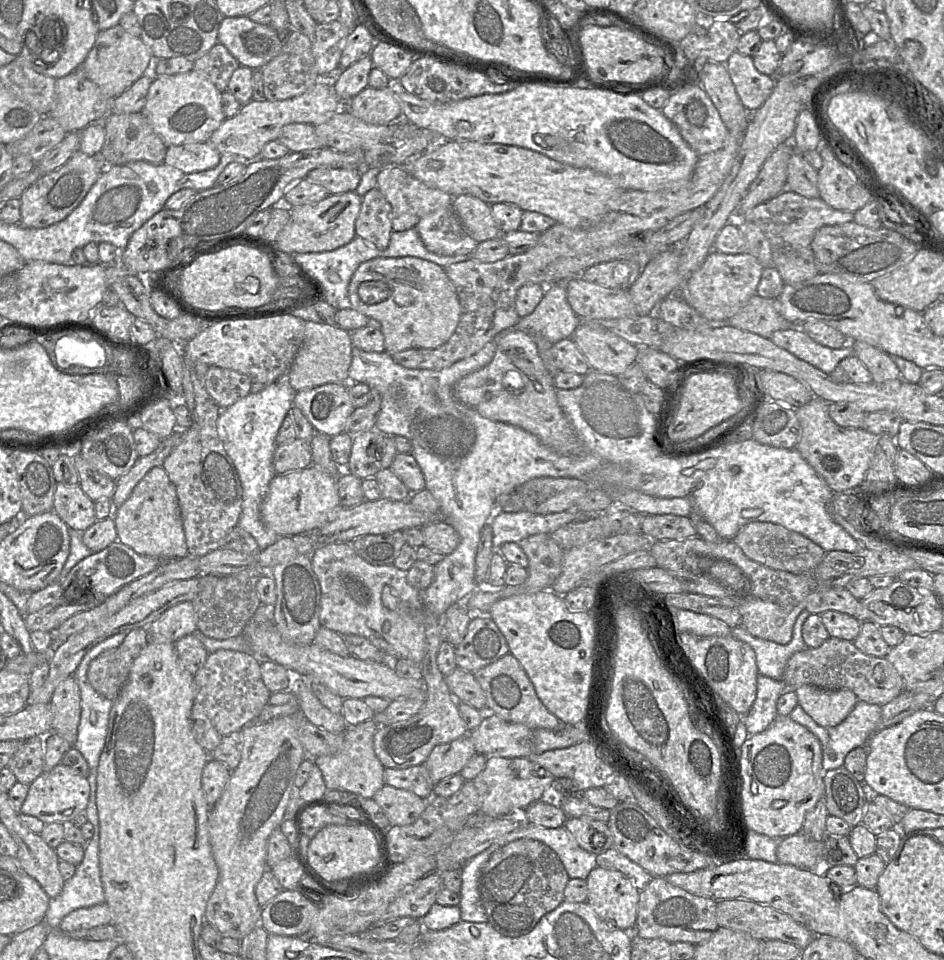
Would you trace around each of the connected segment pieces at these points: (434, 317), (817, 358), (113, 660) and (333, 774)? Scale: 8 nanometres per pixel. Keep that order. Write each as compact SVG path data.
M417 257L374 258L354 272L348 287L349 306L380 322L385 351L434 349L454 333L461 314L456 289L445 268Z
M793 326L778 330L771 335L770 340L828 375L834 371L841 360L854 355L852 343L849 342L839 349L832 349L814 341L800 327Z
M146 627L136 628L127 632L120 646L104 651L93 659L87 671L93 689L114 702L128 679L133 661L147 643Z
M368 720L355 726L347 726L343 732L344 743L341 750L333 755L323 755L314 758L323 775L327 789L349 791L365 798L373 798L385 785L383 774L385 767L374 751L373 738L378 723Z

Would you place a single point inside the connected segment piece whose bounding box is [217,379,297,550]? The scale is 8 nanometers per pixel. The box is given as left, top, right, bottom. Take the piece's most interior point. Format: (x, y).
(248, 429)

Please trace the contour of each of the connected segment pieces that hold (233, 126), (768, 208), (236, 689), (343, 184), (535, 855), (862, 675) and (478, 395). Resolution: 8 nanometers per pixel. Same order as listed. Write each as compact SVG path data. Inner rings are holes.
M319 80L305 93L280 101L250 100L231 118L225 118L220 126L211 134L208 142L222 153L233 153L246 160L259 157L263 147L277 140L281 129L291 123L319 125L329 120L335 113L346 107L337 96L333 84Z
M789 189L752 208L741 218L755 223L766 235L772 253L772 265L785 284L797 284L819 274L811 243L816 232L823 226L836 225L854 220L854 212L832 208L822 199L807 198Z
M220 649L209 653L204 665L194 676L195 704L201 706L218 733L223 737L240 731L260 715L267 704L271 692L265 686L260 671L260 663L250 654Z
M320 167L311 170L306 178L323 186L330 194L353 192L360 183L361 172L355 168Z
M519 839L496 850L480 870L479 895L488 923L501 935L520 937L564 901L569 876L563 863L546 844Z
M830 637L818 648L806 648L795 653L787 662L781 679L787 685L787 691L795 691L803 685L811 685L827 690L848 689L854 692L858 701L868 704L884 705L905 691L901 675L886 657L875 657L862 653L852 641Z
M512 328L498 335L497 348L490 363L458 380L453 386L453 395L459 402L490 420L518 426L533 434L558 454L578 456L587 453L583 440L559 405L553 376L545 368L534 338L527 333Z

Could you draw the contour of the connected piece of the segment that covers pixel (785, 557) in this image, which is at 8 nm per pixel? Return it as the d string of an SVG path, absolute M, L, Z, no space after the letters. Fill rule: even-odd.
M751 522L744 525L734 537L733 542L749 559L771 569L793 574L812 572L826 555L823 548L802 534L770 522Z

